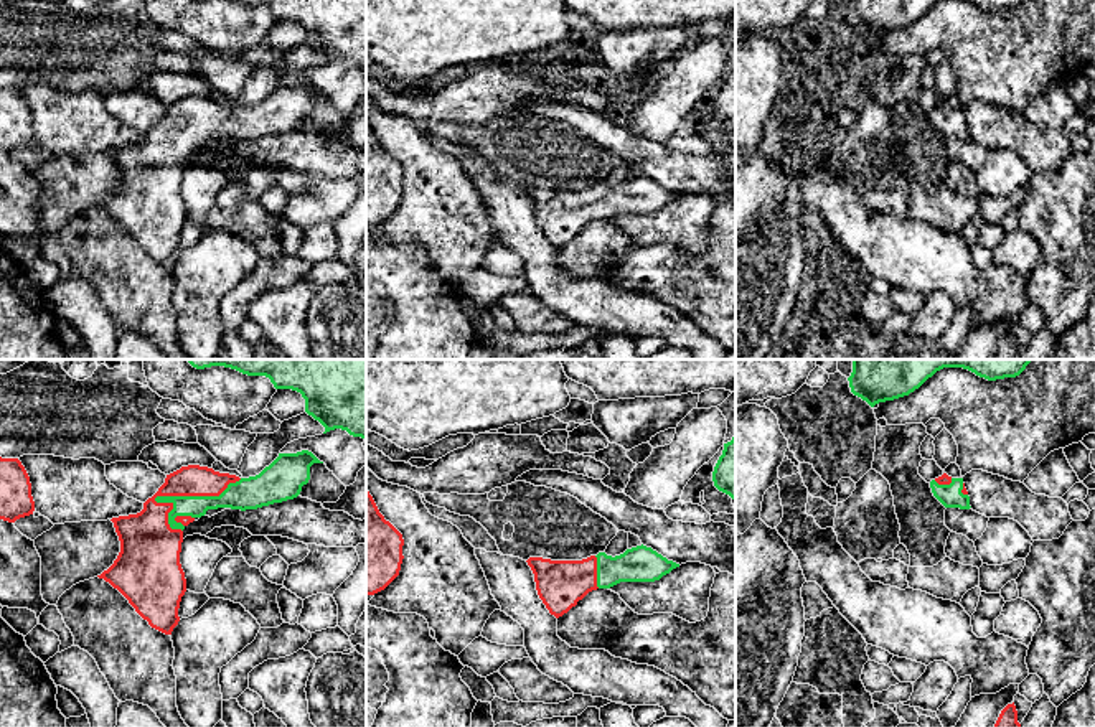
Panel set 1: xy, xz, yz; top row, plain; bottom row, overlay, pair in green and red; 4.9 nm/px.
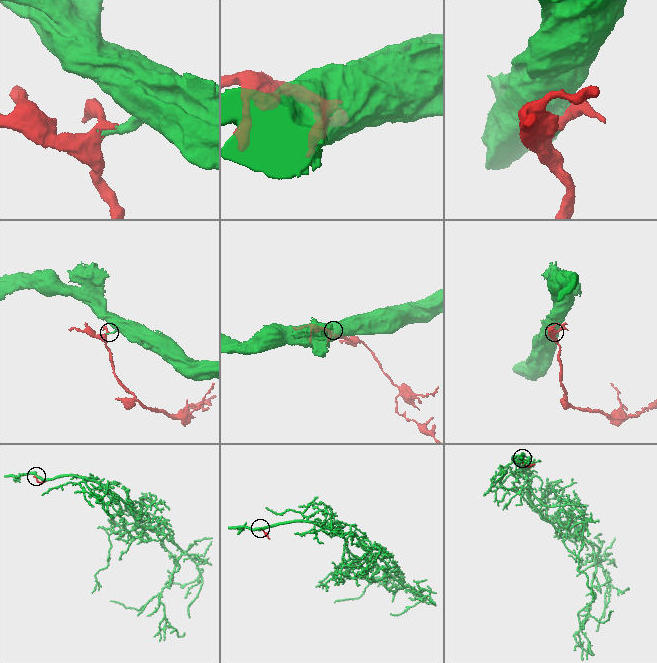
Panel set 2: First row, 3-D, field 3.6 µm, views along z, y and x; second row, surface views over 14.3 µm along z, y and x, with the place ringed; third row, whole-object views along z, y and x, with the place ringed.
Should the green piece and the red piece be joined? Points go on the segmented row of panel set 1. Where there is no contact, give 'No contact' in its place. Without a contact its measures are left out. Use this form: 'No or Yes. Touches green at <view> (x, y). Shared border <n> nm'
Yes. Touches green at xy (197, 497). Shared border 440 nm

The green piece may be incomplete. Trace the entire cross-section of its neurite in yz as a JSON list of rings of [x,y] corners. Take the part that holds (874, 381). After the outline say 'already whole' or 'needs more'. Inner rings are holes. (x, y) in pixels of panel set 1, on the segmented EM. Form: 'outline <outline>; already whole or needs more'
outline [[[851,359],[851,392],[871,407],[909,396],[943,368],[963,368],[988,381],[1016,378],[1032,359]]]; already whole

